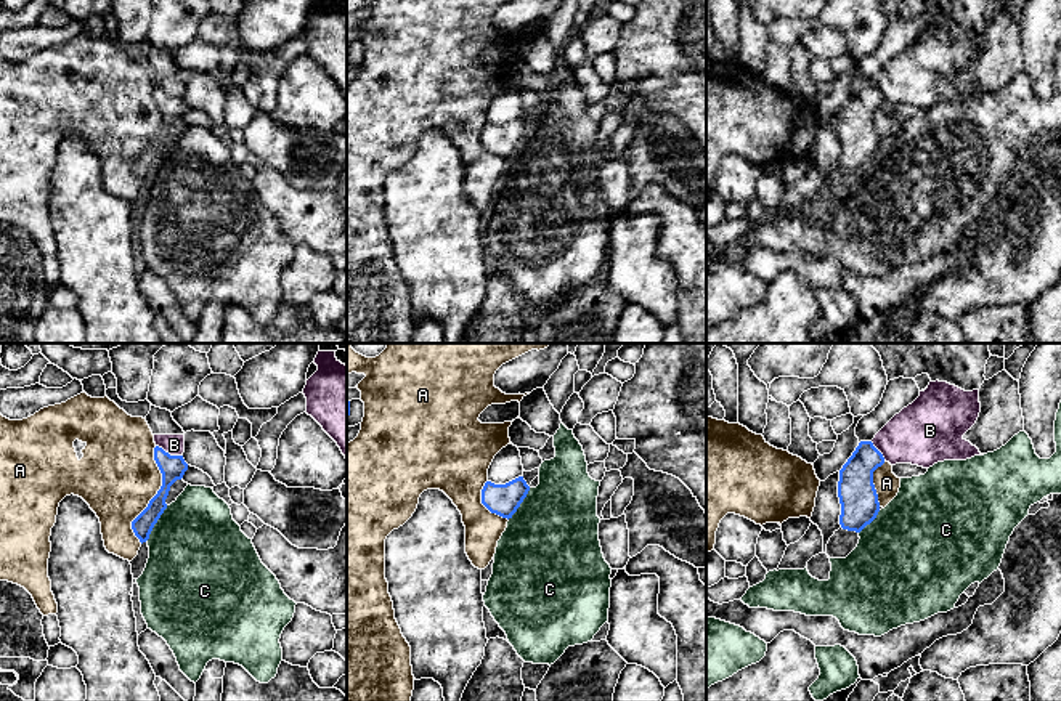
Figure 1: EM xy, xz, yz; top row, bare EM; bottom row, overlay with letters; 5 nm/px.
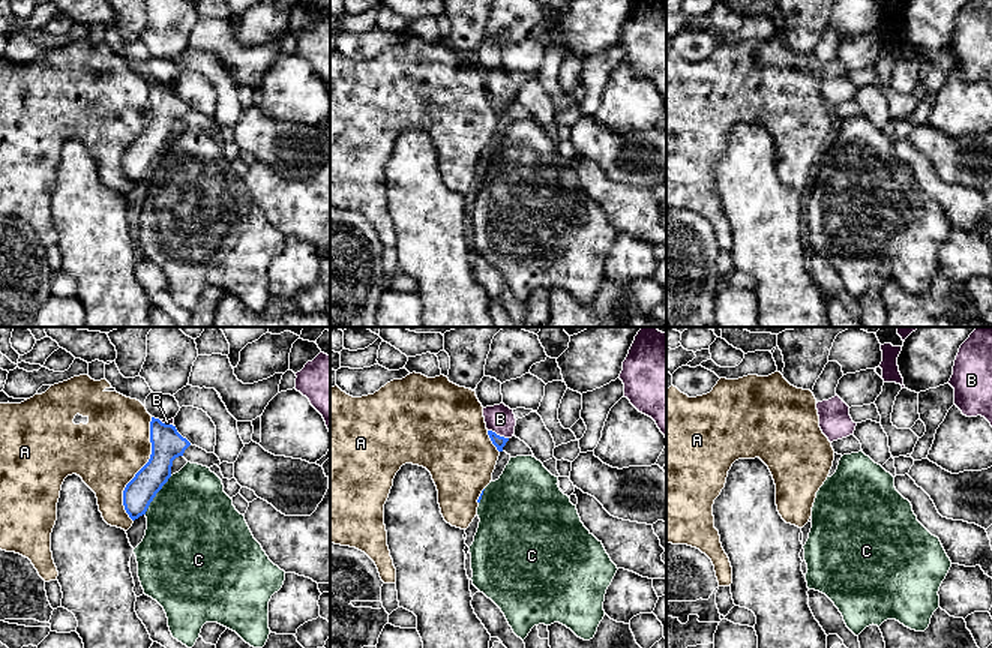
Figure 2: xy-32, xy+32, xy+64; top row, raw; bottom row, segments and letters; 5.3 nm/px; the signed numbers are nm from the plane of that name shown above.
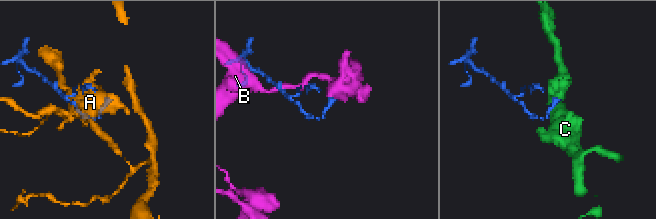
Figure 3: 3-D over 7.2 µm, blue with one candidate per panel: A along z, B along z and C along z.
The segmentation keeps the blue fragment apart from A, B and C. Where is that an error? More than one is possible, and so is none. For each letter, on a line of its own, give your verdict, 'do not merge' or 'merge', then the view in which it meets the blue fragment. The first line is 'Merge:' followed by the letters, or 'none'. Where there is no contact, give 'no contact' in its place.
Merge: none
A: do not merge; contact in xy
B: do not merge; contact in xy
C: do not merge; contact in xy

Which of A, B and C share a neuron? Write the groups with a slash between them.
A / B / C

